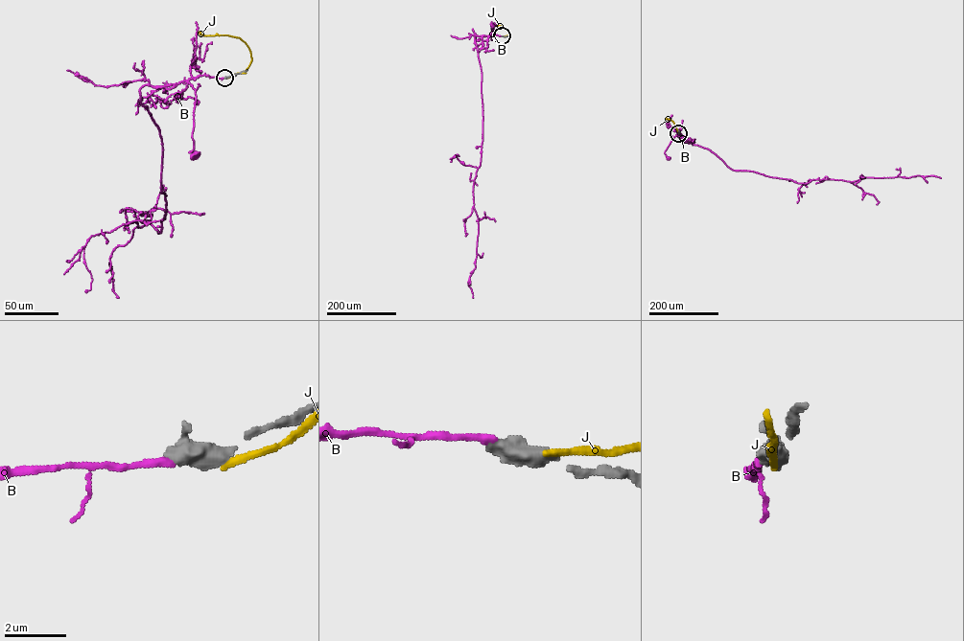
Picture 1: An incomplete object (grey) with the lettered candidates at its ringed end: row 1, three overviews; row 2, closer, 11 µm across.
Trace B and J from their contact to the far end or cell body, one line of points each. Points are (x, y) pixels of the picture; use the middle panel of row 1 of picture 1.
B: (502, 35), (489, 34), (491, 22), (492, 25)
J: (503, 35), (510, 33), (493, 24)

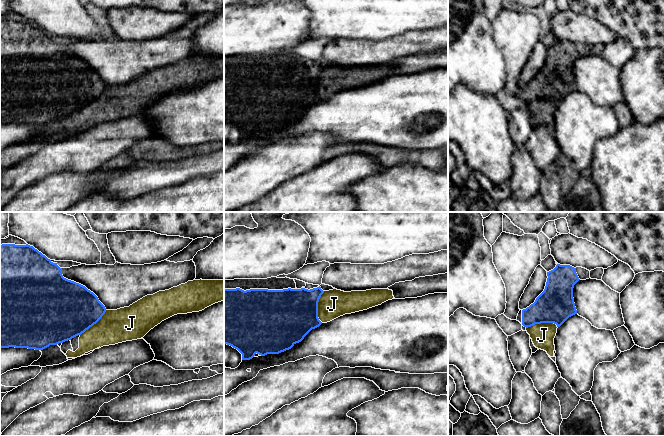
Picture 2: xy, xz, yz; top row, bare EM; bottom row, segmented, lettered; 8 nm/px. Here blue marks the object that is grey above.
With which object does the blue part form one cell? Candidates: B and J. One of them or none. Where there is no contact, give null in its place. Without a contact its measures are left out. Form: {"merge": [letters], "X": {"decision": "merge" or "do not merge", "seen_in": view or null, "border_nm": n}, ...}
{"merge": ["B"], "B": {"decision": "merge", "seen_in": null}, "J": {"decision": "do not merge", "seen_in": "yz", "border_nm": 260}}

